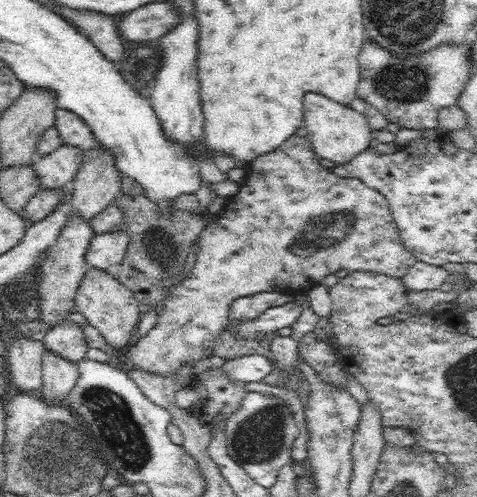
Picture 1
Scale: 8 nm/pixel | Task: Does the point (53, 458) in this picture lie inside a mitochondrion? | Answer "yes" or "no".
yes

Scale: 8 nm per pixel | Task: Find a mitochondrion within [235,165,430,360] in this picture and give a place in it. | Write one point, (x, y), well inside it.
(324, 229)

